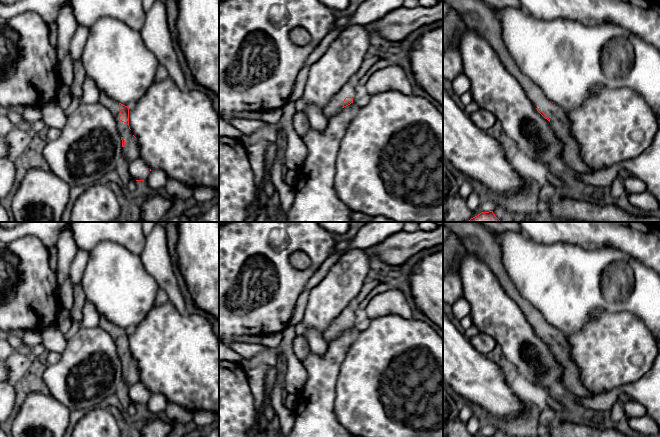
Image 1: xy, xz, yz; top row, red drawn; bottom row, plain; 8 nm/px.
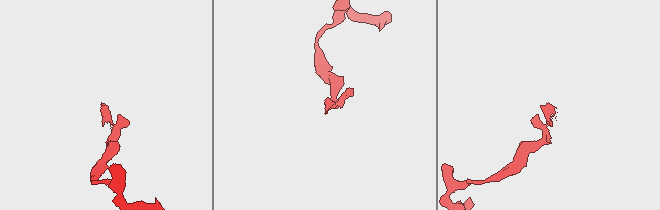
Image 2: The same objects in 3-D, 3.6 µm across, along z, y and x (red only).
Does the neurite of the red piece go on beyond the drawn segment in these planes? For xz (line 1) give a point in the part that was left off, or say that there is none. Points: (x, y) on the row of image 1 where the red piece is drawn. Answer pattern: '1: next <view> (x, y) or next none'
1: next none

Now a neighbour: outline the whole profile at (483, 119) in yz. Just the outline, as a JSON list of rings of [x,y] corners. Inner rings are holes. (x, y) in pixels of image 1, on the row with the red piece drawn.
[[[479,109],[476,112],[470,114],[472,122],[485,132],[491,132],[491,129],[495,125],[496,117],[488,110]]]

